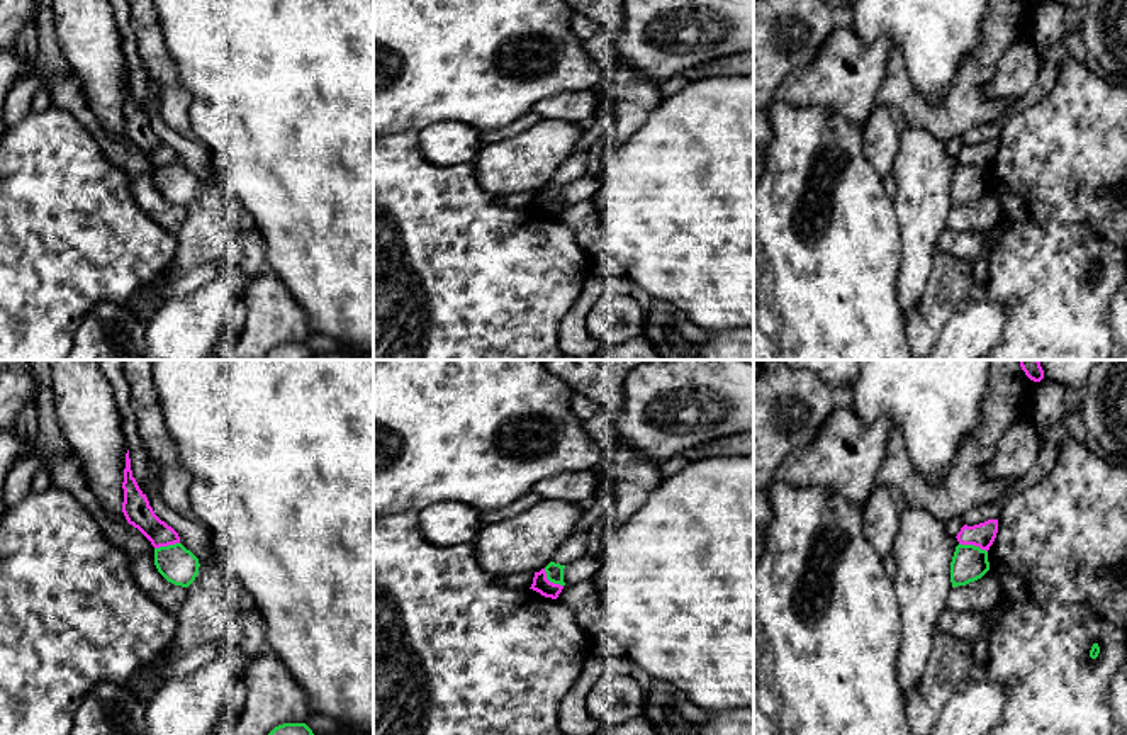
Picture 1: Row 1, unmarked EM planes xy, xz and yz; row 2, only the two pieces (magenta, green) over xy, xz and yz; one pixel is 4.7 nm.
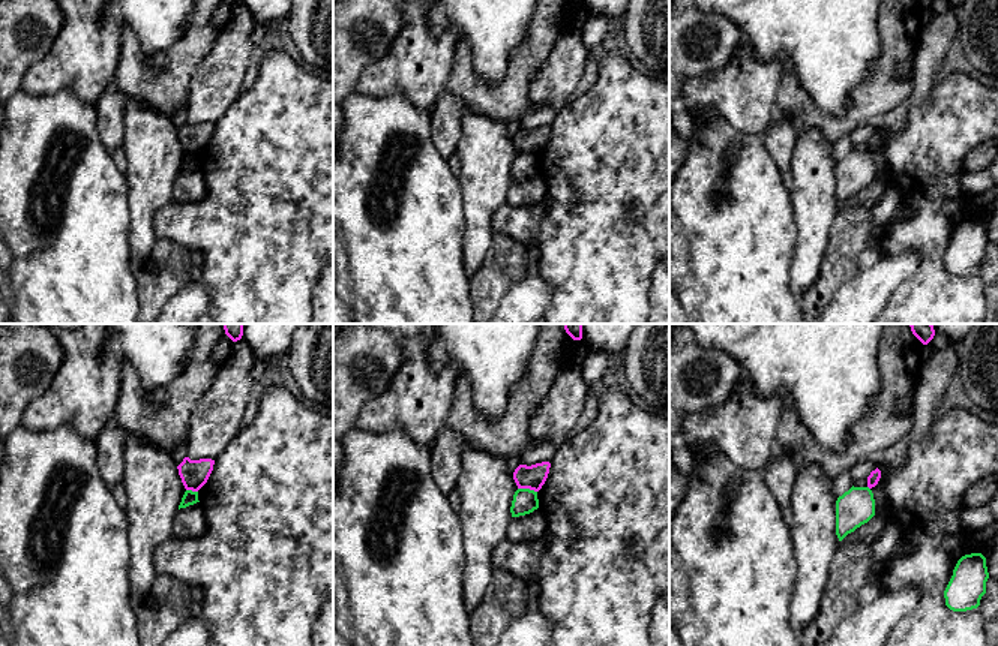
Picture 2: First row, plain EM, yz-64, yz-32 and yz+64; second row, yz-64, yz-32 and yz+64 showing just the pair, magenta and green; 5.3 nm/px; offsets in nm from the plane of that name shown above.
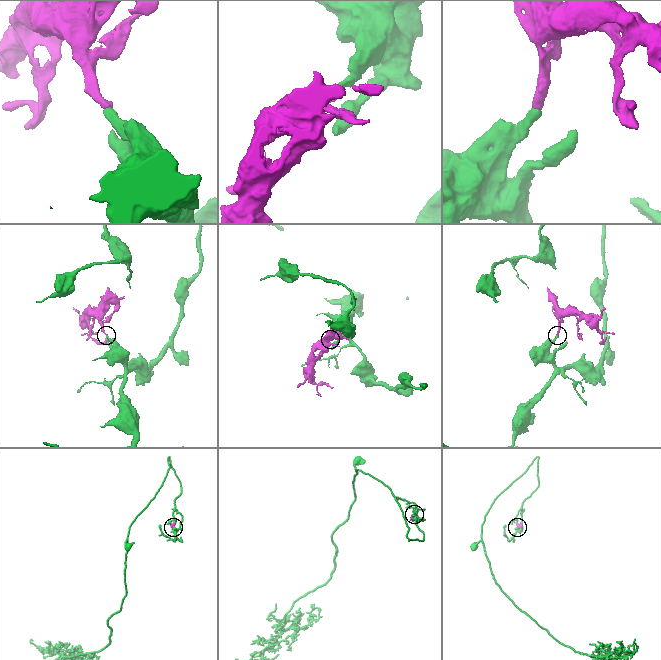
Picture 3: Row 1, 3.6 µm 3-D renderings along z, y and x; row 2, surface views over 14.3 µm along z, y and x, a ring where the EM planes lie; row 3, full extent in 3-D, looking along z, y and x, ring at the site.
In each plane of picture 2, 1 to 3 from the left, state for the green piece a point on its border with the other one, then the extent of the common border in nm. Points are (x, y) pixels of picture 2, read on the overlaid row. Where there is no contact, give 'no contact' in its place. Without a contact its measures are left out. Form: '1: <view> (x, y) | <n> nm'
1: yz-64 (192, 490) | 70 nm
2: yz-32 (527, 487) | 110 nm
3: no contact

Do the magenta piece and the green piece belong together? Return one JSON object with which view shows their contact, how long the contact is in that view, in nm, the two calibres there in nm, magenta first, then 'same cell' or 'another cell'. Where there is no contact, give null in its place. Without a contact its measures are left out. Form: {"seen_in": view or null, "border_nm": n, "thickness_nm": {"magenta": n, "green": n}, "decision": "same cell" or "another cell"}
{"seen_in": "yz", "border_nm": 140, "thickness_nm": {"magenta": 120, "green": 170}, "decision": "another cell"}

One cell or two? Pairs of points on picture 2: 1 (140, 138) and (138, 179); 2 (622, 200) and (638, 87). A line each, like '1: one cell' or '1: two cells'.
1: one cell
2: one cell

